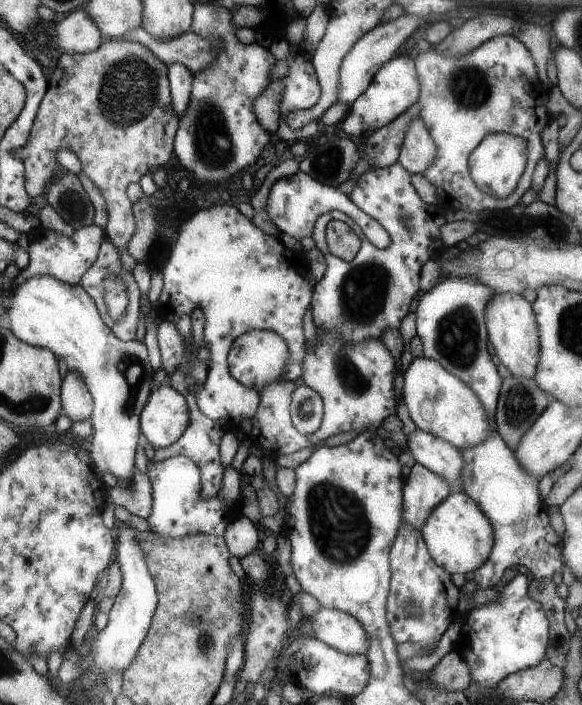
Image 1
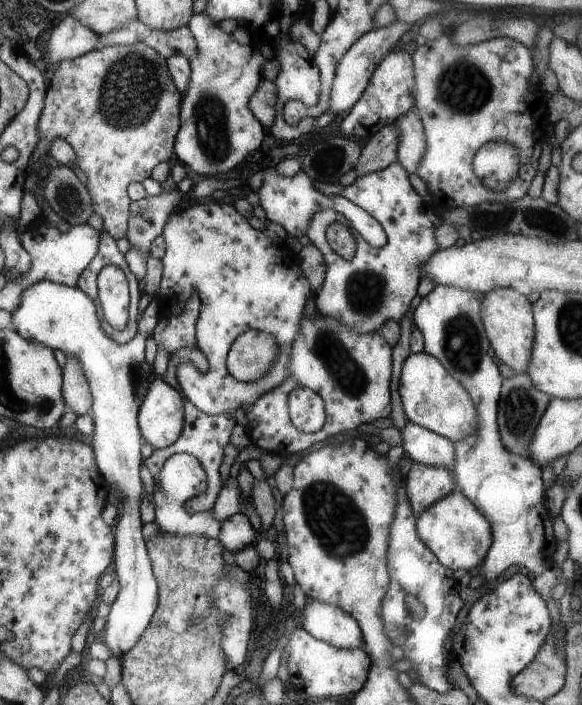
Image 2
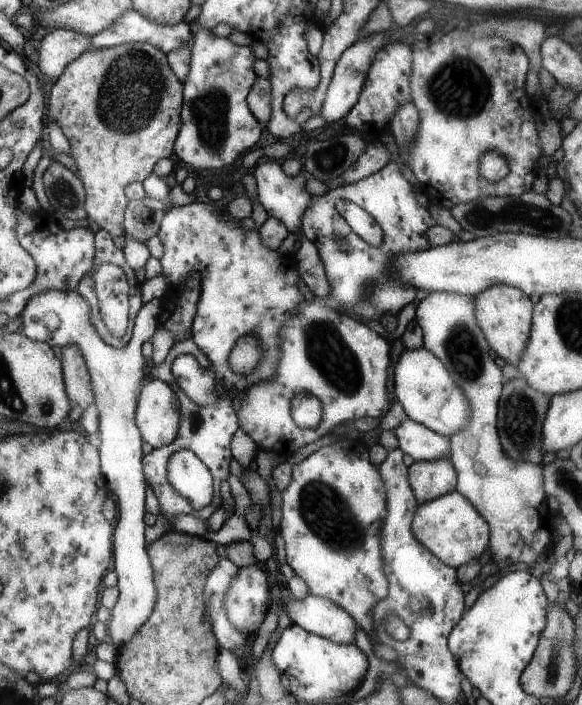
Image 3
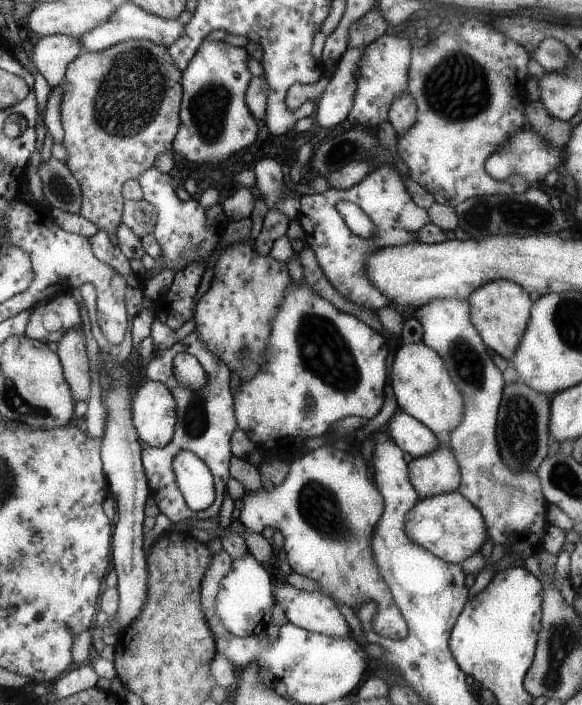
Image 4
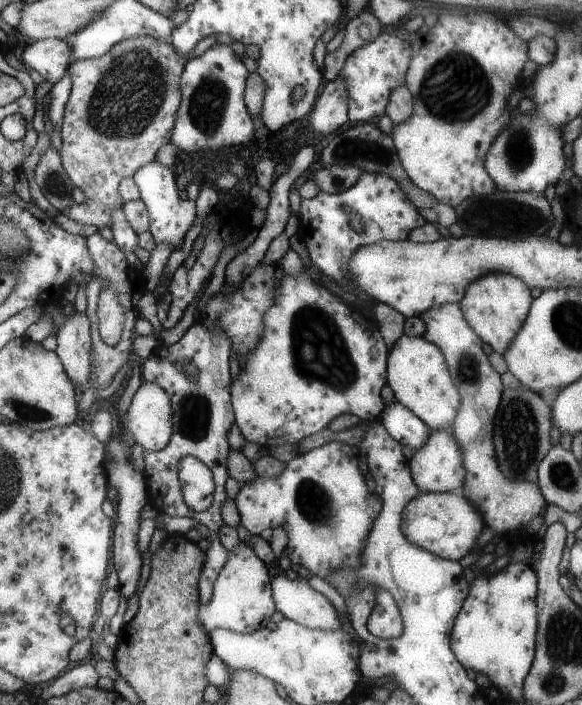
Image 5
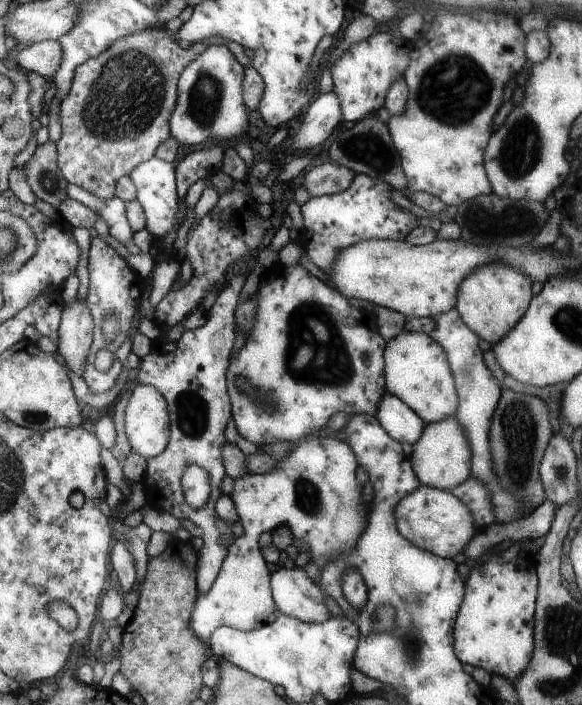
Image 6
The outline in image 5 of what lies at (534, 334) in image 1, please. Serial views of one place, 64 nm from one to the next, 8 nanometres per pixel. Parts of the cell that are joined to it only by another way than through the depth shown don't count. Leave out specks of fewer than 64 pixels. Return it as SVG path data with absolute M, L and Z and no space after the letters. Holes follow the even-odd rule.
M501 272L487 274L467 288L465 298L459 304L469 326L481 336L481 340L487 342L493 348L493 352L503 354L505 350L509 350L509 344L513 342L513 338L517 338L517 332L529 316L529 308L533 302L529 292L531 288L525 284L525 280L519 280L517 276Z

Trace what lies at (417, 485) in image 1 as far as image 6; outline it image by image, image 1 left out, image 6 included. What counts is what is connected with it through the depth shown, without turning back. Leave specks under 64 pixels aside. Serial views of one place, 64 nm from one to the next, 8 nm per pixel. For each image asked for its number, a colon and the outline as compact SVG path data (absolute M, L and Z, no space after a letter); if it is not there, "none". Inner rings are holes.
2: M415 464L409 468L405 476L405 490L409 494L409 502L415 518L425 512L429 506L451 494L453 474L445 468L431 468L423 464Z
3: M449 458L435 462L413 462L407 468L407 474L419 506L457 490L457 470Z
4: M441 444L431 454L409 462L409 478L419 494L419 500L425 500L457 492L461 484L461 468L453 450L447 444Z
5: M451 428L441 430L441 432L431 432L429 442L425 442L425 446L411 456L409 468L411 468L413 480L419 488L419 492L429 492L429 494L459 492L461 486L465 484L465 474L467 474L465 464L463 464L461 446L457 444Z
6: M455 416L439 424L425 424L423 434L413 444L411 464L421 486L429 486L435 490L451 492L471 476L471 446L465 436L465 430L461 428Z

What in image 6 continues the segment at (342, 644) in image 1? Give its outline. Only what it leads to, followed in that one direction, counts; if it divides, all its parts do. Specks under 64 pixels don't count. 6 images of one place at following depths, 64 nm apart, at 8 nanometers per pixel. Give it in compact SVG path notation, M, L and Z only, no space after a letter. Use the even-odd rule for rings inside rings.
M281 566L281 570L271 576L271 590L281 614L307 624L325 624L331 616L325 608L327 594L305 570L289 570Z

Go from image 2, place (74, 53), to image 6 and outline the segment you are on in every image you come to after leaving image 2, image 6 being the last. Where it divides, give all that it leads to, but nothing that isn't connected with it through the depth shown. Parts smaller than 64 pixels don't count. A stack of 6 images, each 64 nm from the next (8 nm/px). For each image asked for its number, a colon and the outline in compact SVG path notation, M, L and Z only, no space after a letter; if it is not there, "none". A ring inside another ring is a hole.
3: M71 28L53 30L43 38L39 54L35 56L35 62L39 64L43 74L59 80L65 68L73 60L81 58L85 52L93 50L93 46L95 42L93 42L93 36L89 34L81 34Z
4: M53 34L47 38L41 38L39 44L33 48L31 60L37 66L39 74L45 76L51 88L57 88L65 82L69 64L85 54L83 40L75 36L65 34Z
5: M41 40L29 46L21 60L37 70L45 82L53 82L55 86L63 80L75 56L73 46L67 40Z
6: M47 40L47 42L39 42L39 44L33 44L25 50L21 50L17 54L15 62L21 70L37 72L47 82L53 82L53 78L57 76L61 64L63 64L63 56L65 56L65 52L63 52L61 42Z

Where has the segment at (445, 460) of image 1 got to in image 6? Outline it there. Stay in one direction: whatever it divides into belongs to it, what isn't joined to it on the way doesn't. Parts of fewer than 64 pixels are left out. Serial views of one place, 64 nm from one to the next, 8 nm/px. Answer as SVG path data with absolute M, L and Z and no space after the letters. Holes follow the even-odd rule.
M387 394L381 400L381 406L375 414L375 418L381 422L381 426L387 430L387 434L397 442L409 442L411 446L419 440L423 434L425 422L399 398Z

